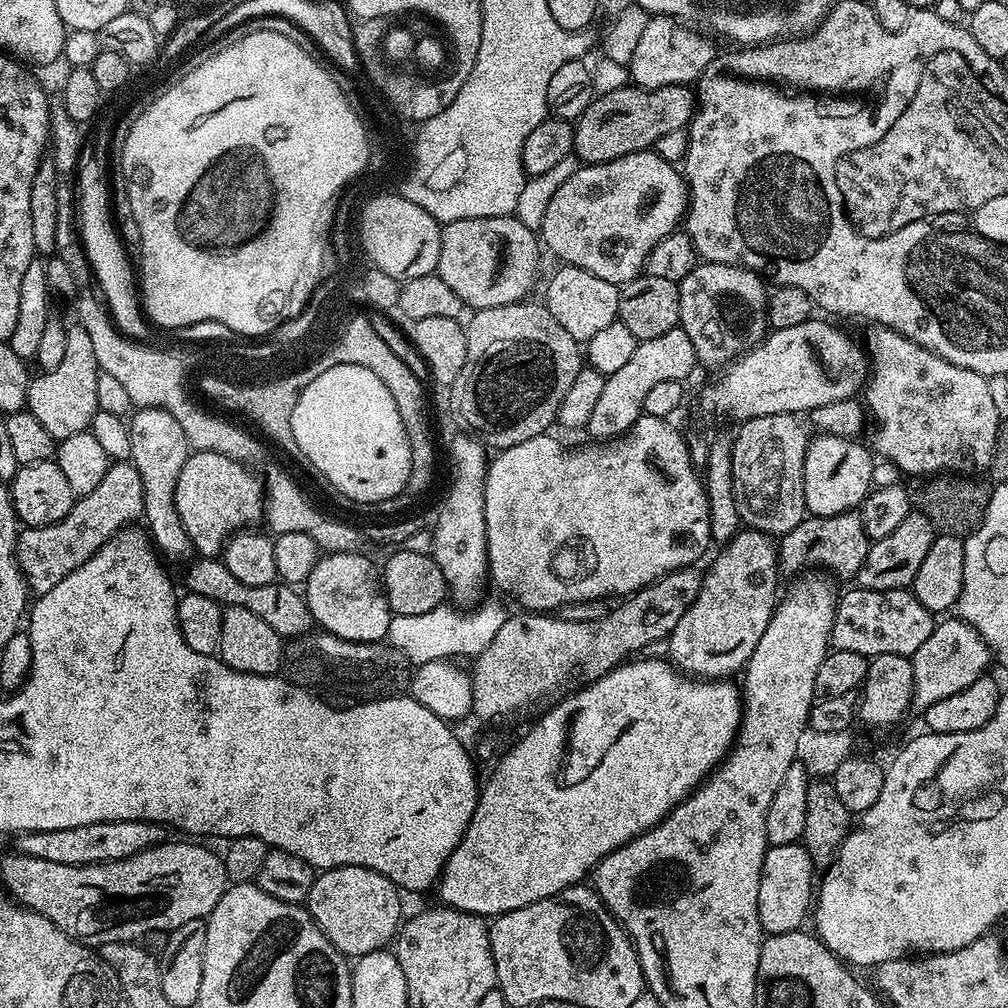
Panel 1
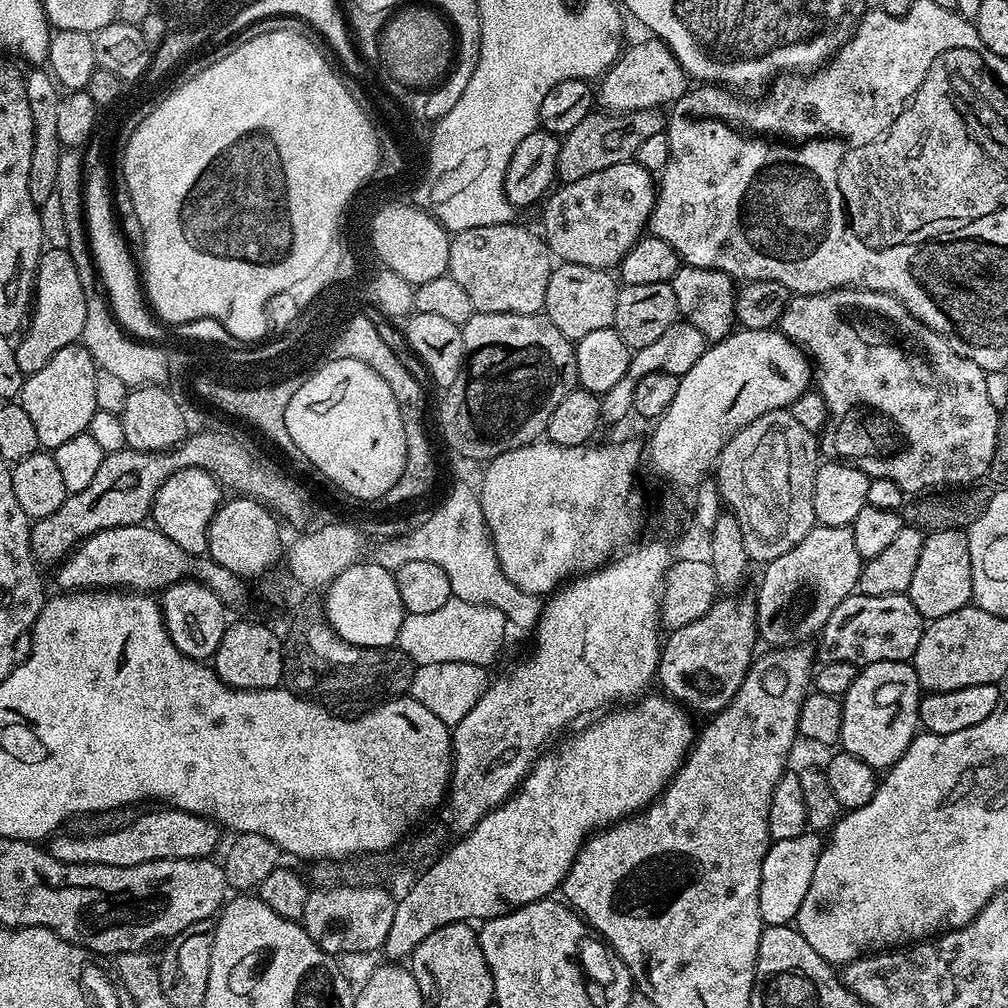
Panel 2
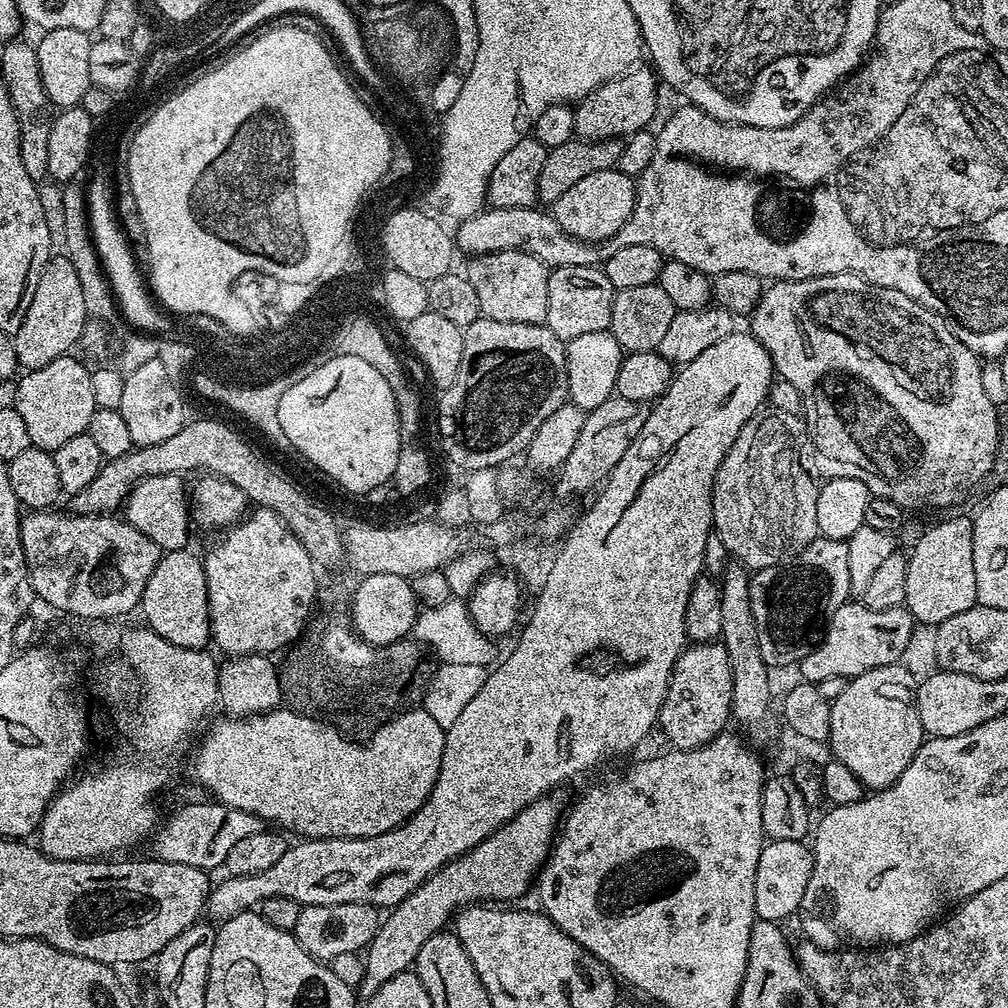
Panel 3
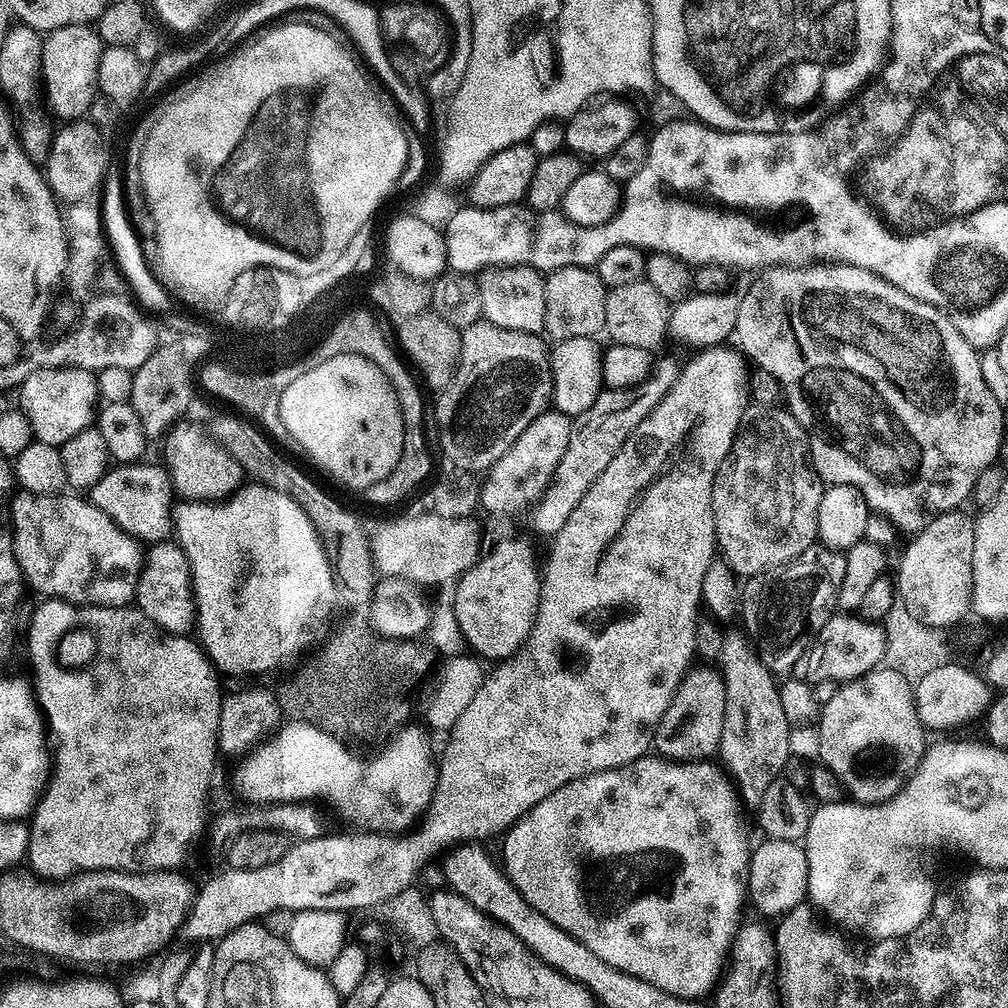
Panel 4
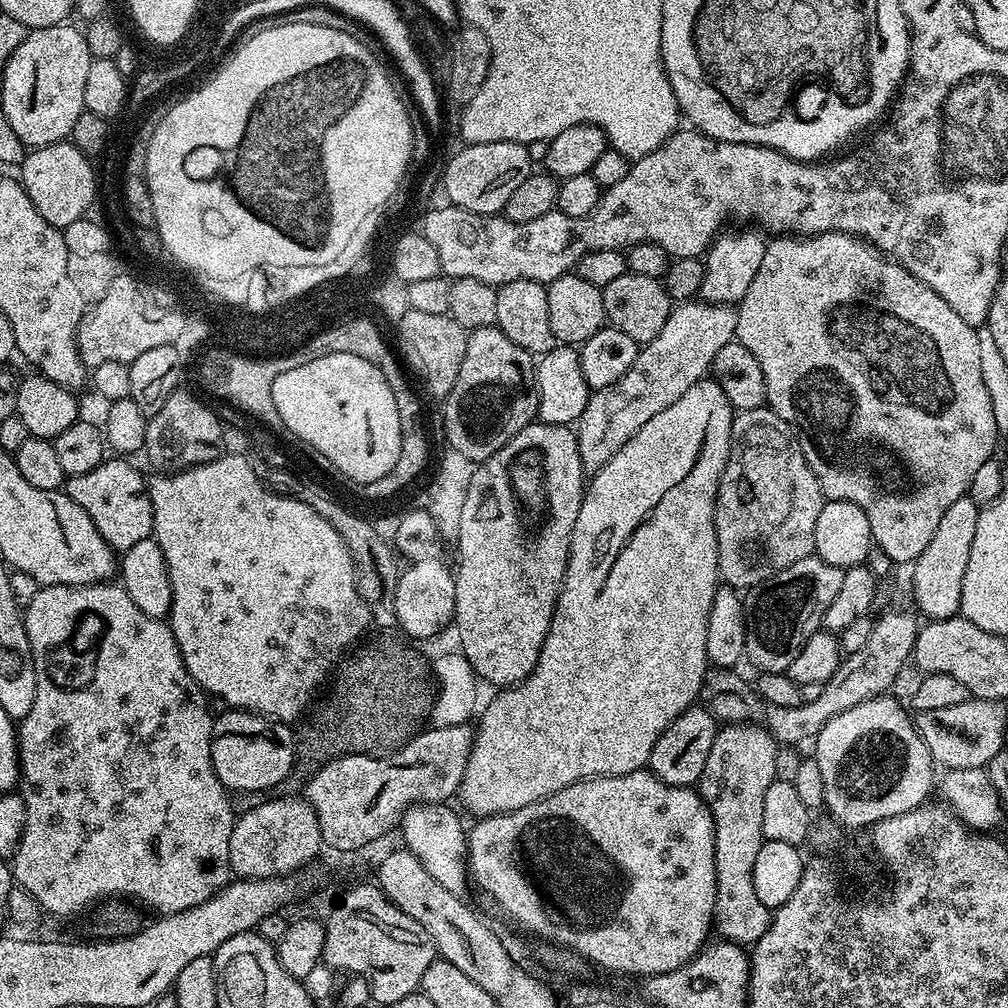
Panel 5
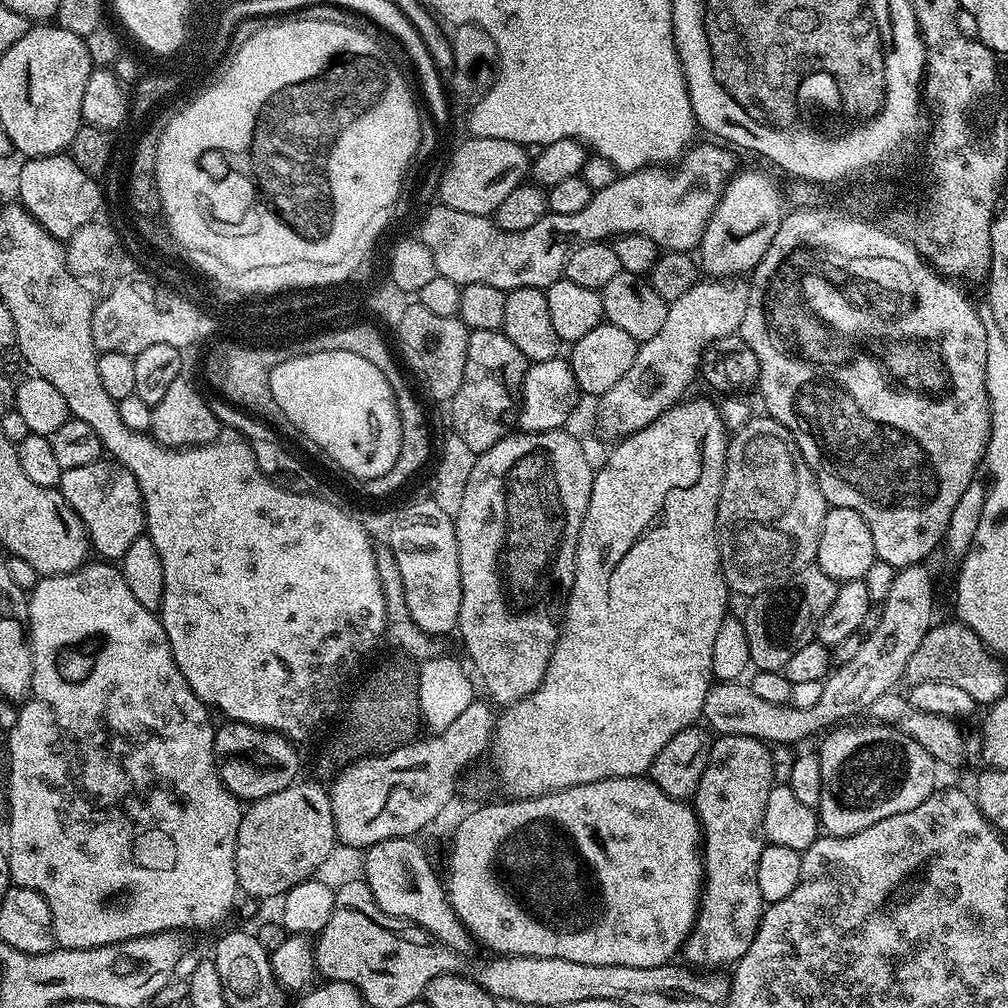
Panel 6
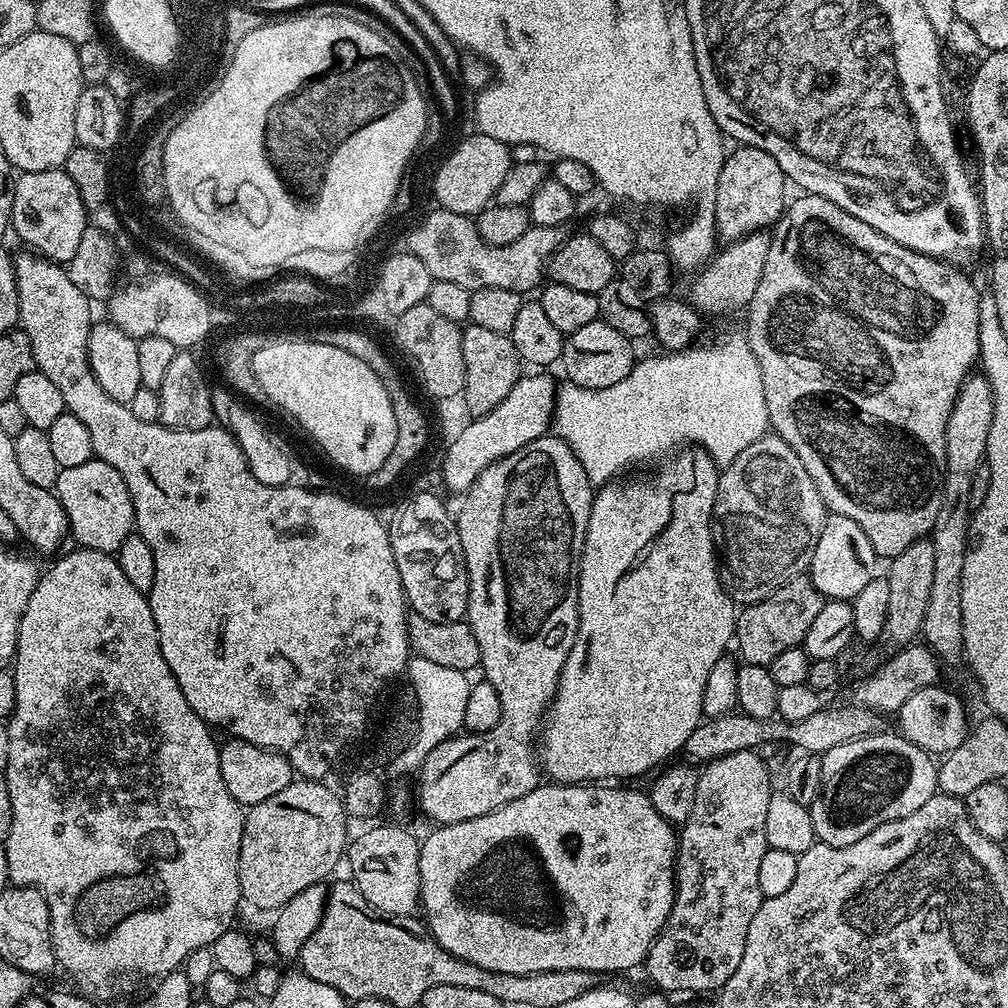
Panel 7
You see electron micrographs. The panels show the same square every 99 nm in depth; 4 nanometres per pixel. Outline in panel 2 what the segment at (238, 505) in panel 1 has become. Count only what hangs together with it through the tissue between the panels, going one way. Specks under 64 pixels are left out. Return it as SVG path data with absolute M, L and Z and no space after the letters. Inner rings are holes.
M187 468L178 470L158 490L152 503L150 513L151 523L166 538L178 542L182 550L191 556L203 556L208 551L208 527L214 514L220 509L222 503L222 486L206 470L201 468Z

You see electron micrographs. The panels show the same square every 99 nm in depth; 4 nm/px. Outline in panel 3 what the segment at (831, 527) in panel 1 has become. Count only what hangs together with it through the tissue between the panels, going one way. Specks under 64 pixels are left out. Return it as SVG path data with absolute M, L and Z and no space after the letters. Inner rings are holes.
M819 535L814 542L810 542L810 546L803 548L787 563L755 569L750 576L750 610L754 614L754 626L758 630L758 650L762 650L762 662L766 662L772 670L784 668L787 664L799 665L800 659L811 652L821 639L822 629L834 610L849 603L852 595L848 546L842 540Z

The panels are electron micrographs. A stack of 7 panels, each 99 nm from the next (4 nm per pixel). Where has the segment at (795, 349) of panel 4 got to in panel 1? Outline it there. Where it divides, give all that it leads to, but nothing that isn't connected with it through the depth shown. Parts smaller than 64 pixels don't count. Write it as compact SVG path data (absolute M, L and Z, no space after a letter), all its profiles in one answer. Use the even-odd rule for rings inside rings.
M872 324L869 329L866 355L870 361L870 375L862 389L862 400L866 405L866 412L871 423L876 423L876 429L872 432L873 445L871 444L875 455L885 460L893 460L900 467L901 473L908 475L909 472L912 476L920 476L919 478L927 477L929 474L976 474L979 473L976 472L979 468L987 469L992 463L996 435L1002 423L998 410L994 410L994 398L990 395L988 377L978 374L974 370L966 370L962 366L954 366L950 362L946 362L946 358L942 358L931 348L923 348L918 342L906 338L902 333L895 332L892 328L887 328L885 324Z

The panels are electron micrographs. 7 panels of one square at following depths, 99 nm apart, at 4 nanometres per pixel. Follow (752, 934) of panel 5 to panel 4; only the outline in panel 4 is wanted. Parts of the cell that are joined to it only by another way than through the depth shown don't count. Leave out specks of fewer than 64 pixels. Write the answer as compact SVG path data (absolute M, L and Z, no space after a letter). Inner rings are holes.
M737 630L730 633L727 631L723 635L718 673L724 680L726 690L726 714L722 722L718 760L723 771L730 777L739 799L745 805L748 803L758 806L762 802L762 794L766 794L766 786L770 786L770 782L781 779L786 762L792 755L790 736L793 725L789 724L786 713L782 710L782 701L778 699L780 686L777 677L758 658L755 644L743 631Z

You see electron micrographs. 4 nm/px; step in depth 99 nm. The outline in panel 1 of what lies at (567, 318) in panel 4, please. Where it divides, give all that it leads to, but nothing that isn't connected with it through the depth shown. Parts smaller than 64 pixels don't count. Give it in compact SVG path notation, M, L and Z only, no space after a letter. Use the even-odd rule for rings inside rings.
M560 266L557 269L548 280L548 289L544 292L542 303L550 310L550 314L554 314L554 319L566 329L566 334L570 334L570 338L587 342L594 338L594 334L599 334L604 327L610 326L618 319L620 288L581 268Z

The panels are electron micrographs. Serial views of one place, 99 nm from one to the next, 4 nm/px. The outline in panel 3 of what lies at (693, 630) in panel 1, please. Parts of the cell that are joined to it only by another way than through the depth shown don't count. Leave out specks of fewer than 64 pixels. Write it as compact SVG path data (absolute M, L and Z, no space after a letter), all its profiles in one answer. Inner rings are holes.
M693 643L685 647L676 659L672 677L668 683L668 693L660 707L658 721L659 731L664 731L664 736L669 740L673 749L685 752L706 746L715 736L729 727L732 715L732 671L730 658L726 654L723 643Z

